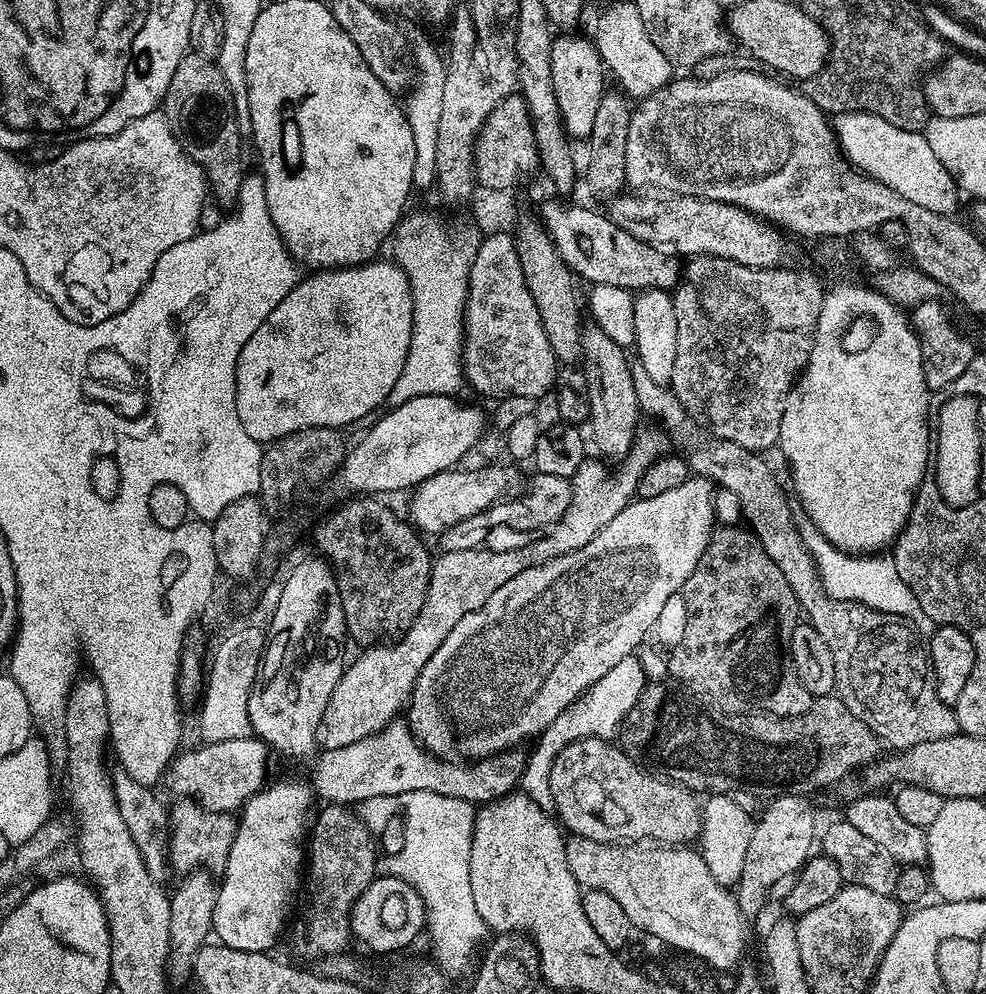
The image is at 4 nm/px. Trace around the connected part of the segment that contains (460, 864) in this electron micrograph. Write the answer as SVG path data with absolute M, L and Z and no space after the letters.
M426 790L407 792L401 796L383 796L370 798L359 805L358 815L365 826L373 833L387 826L401 812L404 815L404 845L397 856L383 857L383 875L393 876L409 884L424 900L424 915L426 917L426 937L432 943L434 964L452 978L468 968L468 959L472 951L480 944L480 939L486 935L482 918L478 914L478 906L474 906L474 894L470 894L470 846L472 845L472 822L474 819L473 805L466 800L450 798L442 794L434 794Z

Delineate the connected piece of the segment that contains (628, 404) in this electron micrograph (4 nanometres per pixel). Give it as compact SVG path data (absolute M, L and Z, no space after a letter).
M595 326L585 327L583 331L581 331L580 353L582 355L582 365L584 364L584 384L586 387L588 387L588 394L586 392L586 401L587 401L587 419L586 420L588 424L592 423L592 436L590 432L591 443L592 443L592 440L594 443L596 443L597 450L601 452L601 453L600 452L597 452L597 453L599 453L599 455L603 457L605 461L619 462L623 460L625 454L629 452L629 450L631 450L632 443L635 442L636 440L636 433L638 431L638 425L641 423L641 421L639 422L639 420L642 420L640 403L638 402L638 394L634 390L634 378L632 377L632 374L634 371L633 365L632 366L628 365L628 360L626 357L624 357L624 356L627 356L625 349L620 348L618 346L618 342L614 342L614 338L609 338L608 335L606 335L605 332L601 330L601 328L597 328Z

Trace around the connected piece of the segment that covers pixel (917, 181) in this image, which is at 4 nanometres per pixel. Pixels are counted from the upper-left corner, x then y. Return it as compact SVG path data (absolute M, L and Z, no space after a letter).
M865 112L839 113L834 120L834 131L843 155L857 169L866 170L867 175L890 186L890 190L898 190L902 198L910 198L910 202L925 210L934 210L934 214L957 211L962 193L950 170L946 170L934 150L930 150L923 131L898 130L898 126L890 126L890 122Z

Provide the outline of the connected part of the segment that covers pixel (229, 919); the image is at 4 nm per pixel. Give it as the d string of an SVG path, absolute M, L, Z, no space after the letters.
M274 780L239 809L226 876L218 884L212 931L219 943L234 950L271 953L302 888L314 789L305 781Z

